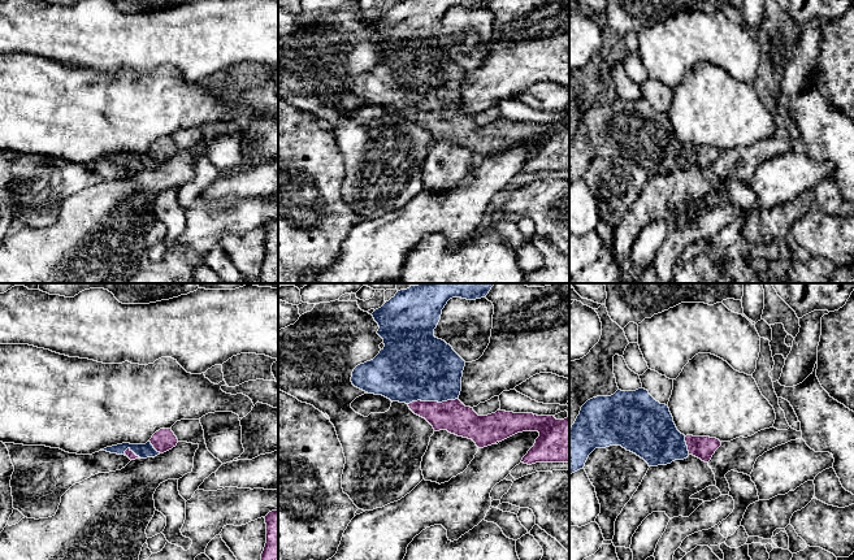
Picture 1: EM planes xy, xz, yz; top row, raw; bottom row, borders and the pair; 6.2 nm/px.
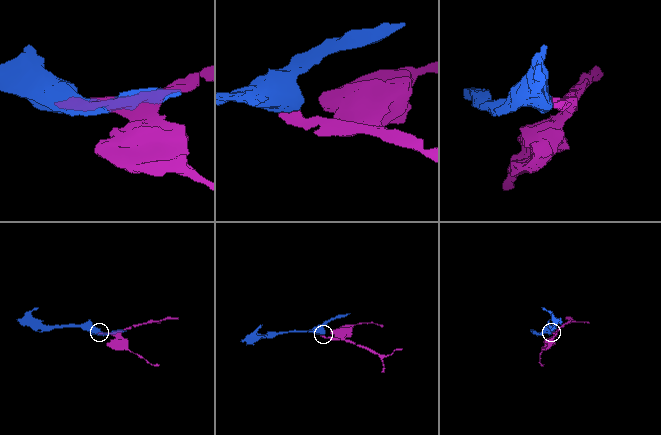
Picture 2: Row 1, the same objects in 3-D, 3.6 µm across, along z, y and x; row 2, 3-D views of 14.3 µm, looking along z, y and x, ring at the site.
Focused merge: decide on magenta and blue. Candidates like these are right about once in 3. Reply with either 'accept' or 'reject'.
accept

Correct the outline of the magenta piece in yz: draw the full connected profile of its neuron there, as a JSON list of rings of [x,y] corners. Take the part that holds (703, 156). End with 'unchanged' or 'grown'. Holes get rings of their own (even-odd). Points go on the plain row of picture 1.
[[[617,99],[611,105],[597,105],[588,109],[569,138],[569,183],[584,178],[589,164],[595,157],[621,155],[643,168],[649,175],[667,174],[675,169],[684,169],[689,164],[708,172],[721,151],[710,146],[681,143],[669,121],[668,114],[656,110],[647,99]]]; grown

